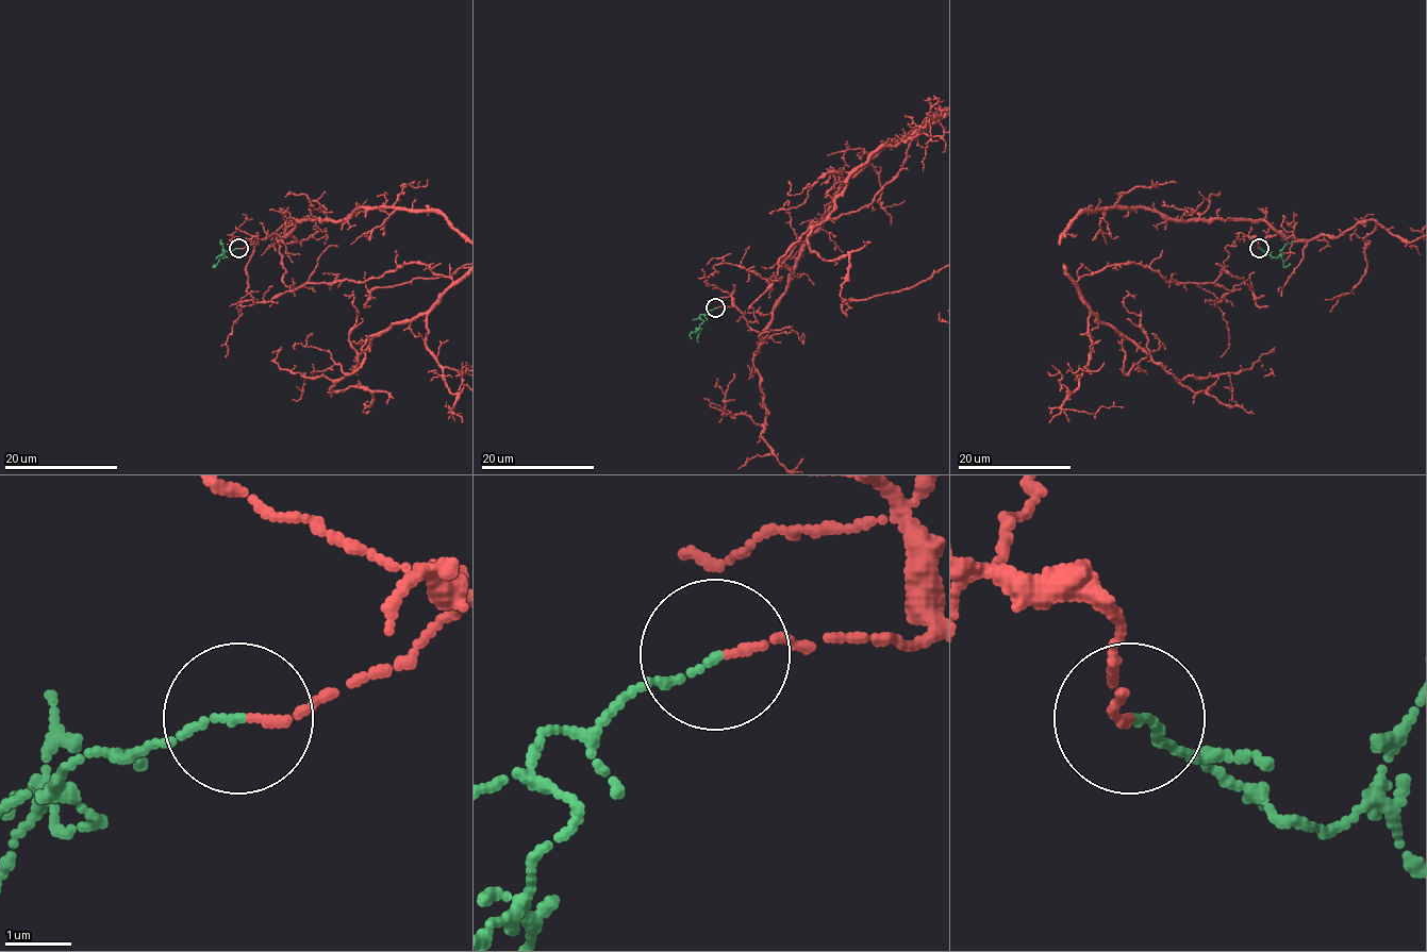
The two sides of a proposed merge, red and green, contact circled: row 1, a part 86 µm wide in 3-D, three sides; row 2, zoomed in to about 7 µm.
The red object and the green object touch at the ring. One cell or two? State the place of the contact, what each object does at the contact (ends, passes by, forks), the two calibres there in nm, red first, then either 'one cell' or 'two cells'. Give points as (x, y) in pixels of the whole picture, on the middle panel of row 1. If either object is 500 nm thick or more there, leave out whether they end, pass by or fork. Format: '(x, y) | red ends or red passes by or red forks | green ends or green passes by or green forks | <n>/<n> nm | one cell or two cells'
(715, 307) | red ends | green ends | 100/80 nm | one cell

